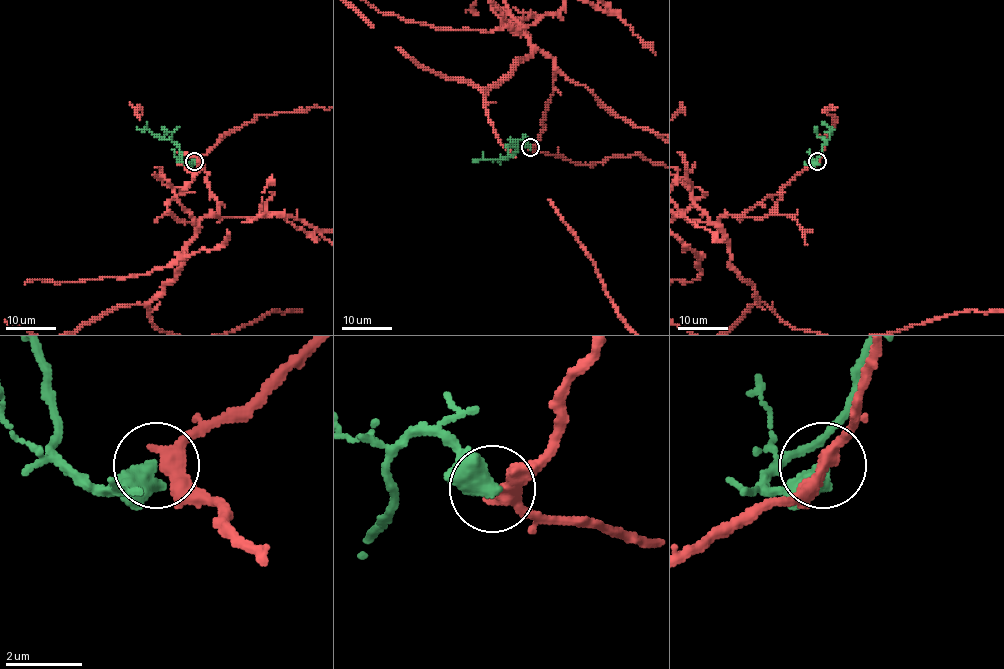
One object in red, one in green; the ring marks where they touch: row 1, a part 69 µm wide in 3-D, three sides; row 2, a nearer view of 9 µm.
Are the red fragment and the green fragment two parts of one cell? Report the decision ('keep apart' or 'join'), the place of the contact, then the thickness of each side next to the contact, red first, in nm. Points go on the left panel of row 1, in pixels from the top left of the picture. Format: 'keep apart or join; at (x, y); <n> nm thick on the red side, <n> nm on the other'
keep apart; at (194, 161); 380 nm thick on the red side, 600 nm on the other

